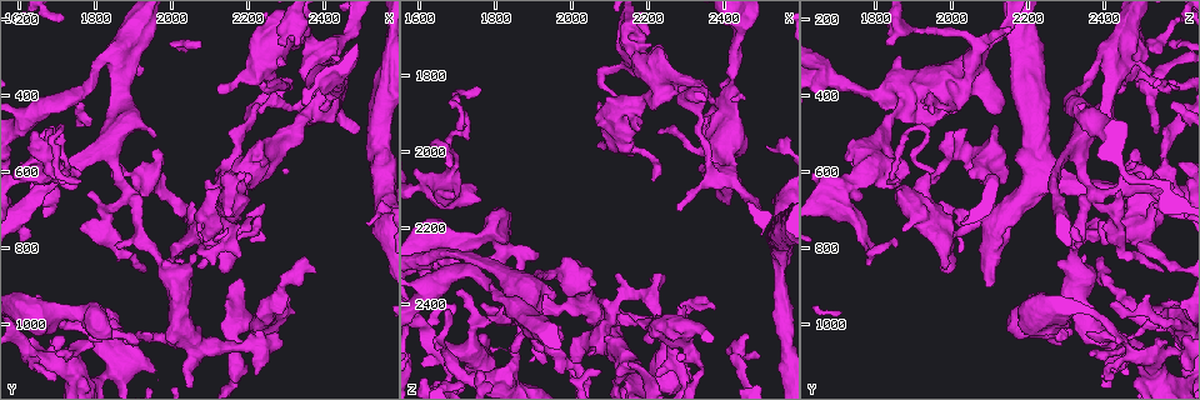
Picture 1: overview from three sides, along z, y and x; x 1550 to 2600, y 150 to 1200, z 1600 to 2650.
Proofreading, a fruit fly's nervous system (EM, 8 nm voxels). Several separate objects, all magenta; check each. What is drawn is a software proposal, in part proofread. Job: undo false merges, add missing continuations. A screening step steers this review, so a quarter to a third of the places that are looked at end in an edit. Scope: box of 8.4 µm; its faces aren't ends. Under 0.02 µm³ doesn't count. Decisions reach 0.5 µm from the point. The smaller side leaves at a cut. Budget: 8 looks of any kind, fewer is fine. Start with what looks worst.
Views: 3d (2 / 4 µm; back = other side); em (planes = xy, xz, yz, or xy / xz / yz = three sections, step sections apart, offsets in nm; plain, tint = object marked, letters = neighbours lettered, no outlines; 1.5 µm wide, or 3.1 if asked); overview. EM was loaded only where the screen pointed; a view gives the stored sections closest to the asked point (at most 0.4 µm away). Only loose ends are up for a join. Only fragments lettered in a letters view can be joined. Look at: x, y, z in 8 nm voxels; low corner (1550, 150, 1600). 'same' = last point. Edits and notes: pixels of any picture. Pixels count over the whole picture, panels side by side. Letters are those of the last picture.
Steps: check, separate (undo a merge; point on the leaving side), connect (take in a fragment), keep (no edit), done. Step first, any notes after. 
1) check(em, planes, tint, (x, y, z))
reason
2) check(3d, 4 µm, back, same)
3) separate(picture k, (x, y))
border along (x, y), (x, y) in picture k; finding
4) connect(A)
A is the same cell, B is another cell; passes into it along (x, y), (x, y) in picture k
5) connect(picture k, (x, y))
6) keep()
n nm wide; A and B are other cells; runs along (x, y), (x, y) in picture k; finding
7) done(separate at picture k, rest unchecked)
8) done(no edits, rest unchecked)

check(em, yz, step 4, letters, (2380, 860, 2405))
free end

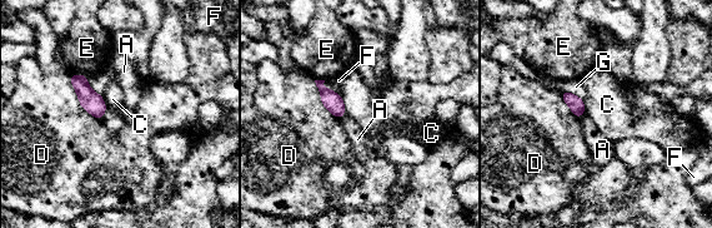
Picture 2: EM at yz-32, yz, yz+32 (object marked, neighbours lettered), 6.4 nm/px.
keep()
A, C, D, E, F and G are other cells; border along (69, 74), (79, 104), (100, 120) in picture 2; no lettered fragment goes on from it

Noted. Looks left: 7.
check(3d, 2 µm, (1635, 495, 1990))
free end

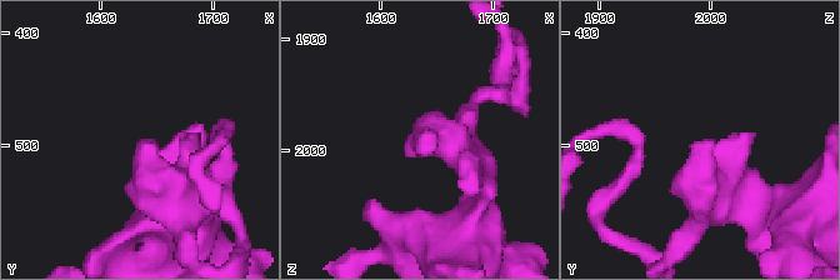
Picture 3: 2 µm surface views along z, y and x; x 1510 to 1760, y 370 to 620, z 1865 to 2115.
check(em, planes, letters, (1636, 494, 1988))
need the tissue

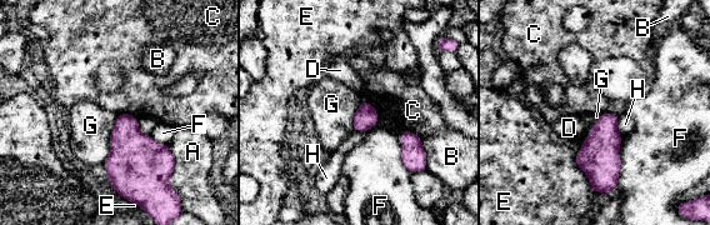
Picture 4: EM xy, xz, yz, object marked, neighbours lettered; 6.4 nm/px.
keep()
G touches over 340 nm; A, B, C, D, E, F, G and H are other cells; border along (403, 129), (415, 133), (423, 140) in picture 4; no lettered fragment goes on from it

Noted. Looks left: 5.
check(em, planes, letters, (2425, 300, 1860))
branch stops here

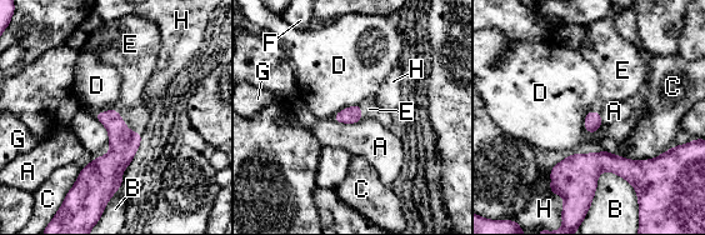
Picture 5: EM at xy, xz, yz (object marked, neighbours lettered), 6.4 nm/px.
connect(E)
E is the same cell, A, B, C, D, F, G and H are other cells; passes into it along (124, 143), (120, 116), (130, 105) in picture 5; it goes on there

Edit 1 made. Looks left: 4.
done(connect at picture 5, rest unchecked)

